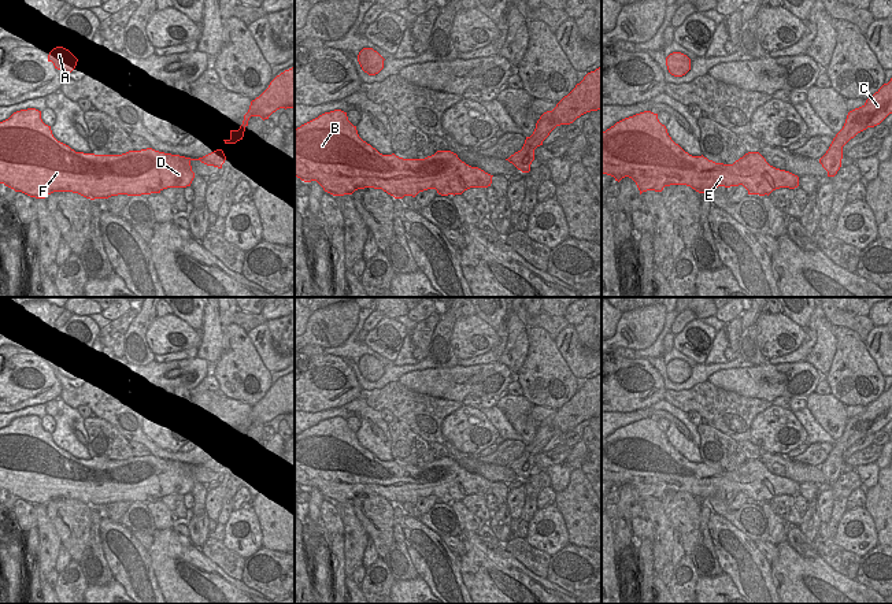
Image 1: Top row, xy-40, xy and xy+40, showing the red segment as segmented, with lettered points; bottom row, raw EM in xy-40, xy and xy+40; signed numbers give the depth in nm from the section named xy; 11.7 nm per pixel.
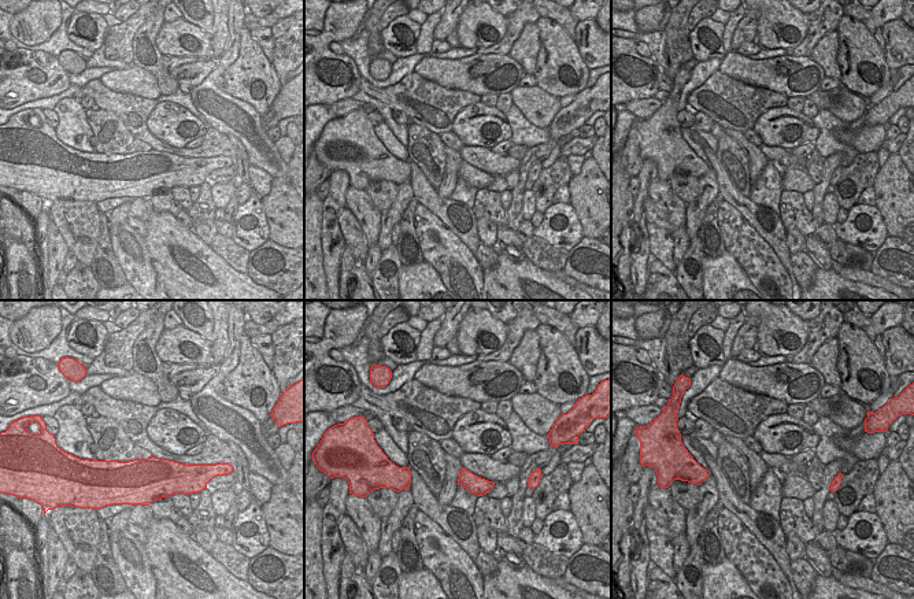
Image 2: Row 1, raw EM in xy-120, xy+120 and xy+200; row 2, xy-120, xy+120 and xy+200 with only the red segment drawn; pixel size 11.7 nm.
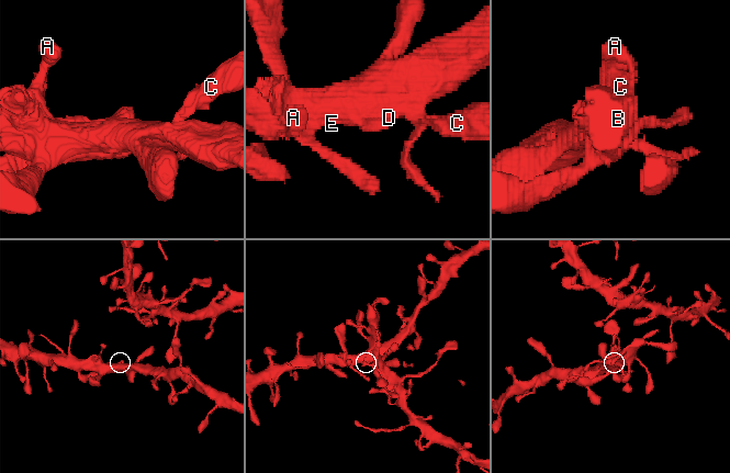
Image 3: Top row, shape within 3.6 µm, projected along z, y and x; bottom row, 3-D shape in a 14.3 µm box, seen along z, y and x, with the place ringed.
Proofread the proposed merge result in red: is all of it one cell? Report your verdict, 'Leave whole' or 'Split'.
Split.

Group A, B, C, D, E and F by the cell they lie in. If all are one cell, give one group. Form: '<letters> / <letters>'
A B D E F / C

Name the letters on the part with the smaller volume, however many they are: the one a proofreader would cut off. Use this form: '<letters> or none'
C

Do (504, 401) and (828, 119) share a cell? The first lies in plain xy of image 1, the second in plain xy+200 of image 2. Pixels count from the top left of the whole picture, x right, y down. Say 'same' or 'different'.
different

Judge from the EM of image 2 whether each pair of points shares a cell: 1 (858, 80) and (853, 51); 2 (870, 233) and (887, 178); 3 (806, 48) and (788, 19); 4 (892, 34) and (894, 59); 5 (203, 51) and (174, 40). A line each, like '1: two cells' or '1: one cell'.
1: one cell
2: two cells
3: two cells
4: one cell
5: one cell

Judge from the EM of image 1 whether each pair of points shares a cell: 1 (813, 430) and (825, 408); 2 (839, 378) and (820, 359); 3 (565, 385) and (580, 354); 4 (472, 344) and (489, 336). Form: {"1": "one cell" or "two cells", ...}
{"1": "two cells", "2": "two cells", "3": "two cells", "4": "one cell"}

